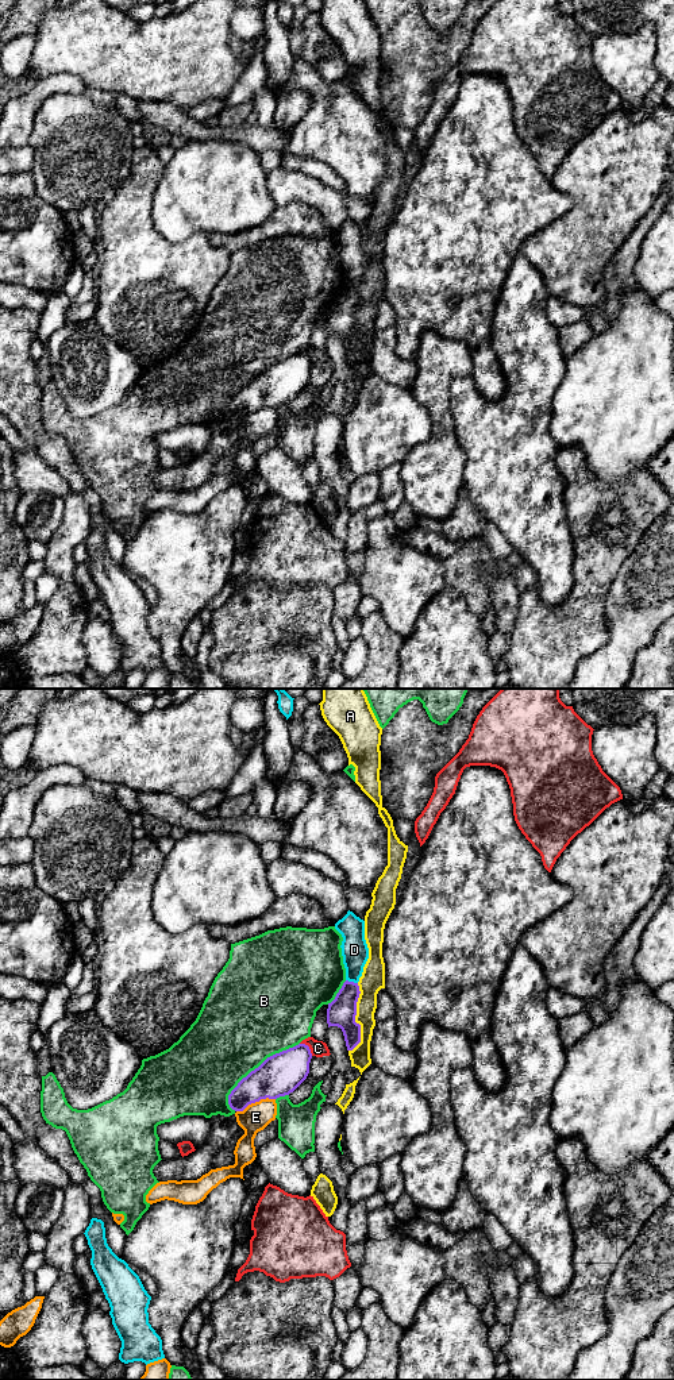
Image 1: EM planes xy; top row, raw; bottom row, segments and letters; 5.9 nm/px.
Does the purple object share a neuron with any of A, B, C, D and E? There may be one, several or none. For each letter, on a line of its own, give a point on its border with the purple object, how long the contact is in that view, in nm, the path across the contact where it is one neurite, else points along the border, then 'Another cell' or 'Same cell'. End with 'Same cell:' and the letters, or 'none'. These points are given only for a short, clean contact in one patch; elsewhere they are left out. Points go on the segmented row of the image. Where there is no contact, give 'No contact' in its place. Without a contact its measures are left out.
A: Touches purple at xy (354, 1018). Shared border 420 nm. Boundary: xy (358, 983), (355, 1021), (359, 1025), (359, 1041), (349, 1051). Another cell
B: Touches purple at xy (258, 1067). Shared border 550 nm. Another cell
C: Touches purple at xy (308, 1047). Shared border 110 nm. Another cell
D: Touches purple at xy (351, 982). Shared border 80 nm. Boundary: xy (346, 979), (357, 983). Another cell
E: Touches purple at xy (255, 1101). Shared border 240 nm. Boundary: xy (274, 1098), (261, 1098), (237, 1111). Another cell
Same cell: none

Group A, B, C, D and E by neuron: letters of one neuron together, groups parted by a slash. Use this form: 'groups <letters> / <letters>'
groups A / B / C / D / E

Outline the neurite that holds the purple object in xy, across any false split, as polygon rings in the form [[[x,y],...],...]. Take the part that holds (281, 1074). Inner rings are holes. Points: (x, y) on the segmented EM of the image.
[[[305,1044],[267,1057],[231,1091],[228,1095],[230,1107],[243,1111],[249,1105],[261,1099],[289,1095],[307,1079],[311,1059],[311,1049]]]

